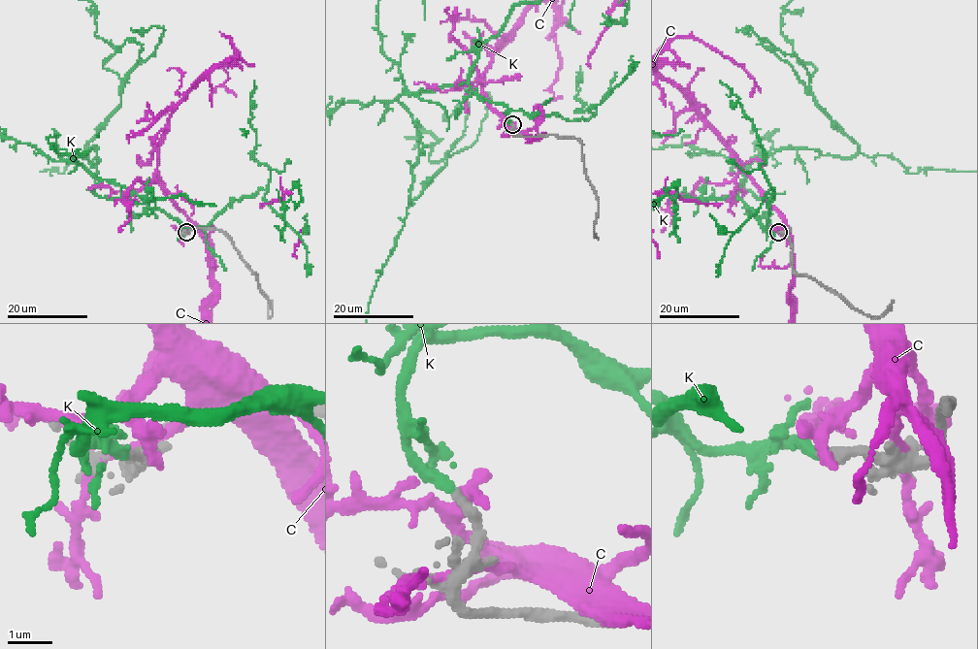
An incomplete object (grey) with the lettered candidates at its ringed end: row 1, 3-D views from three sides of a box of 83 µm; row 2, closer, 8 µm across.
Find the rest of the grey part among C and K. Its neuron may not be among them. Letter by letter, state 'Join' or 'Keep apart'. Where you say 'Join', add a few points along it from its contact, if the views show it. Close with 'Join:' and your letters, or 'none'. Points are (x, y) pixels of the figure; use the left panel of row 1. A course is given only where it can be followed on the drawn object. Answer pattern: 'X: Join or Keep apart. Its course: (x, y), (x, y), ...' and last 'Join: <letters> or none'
C: Keep apart
K: Join. Its course: (185, 232), (72, 159), (121, 85), (96, 7)
Join: K

